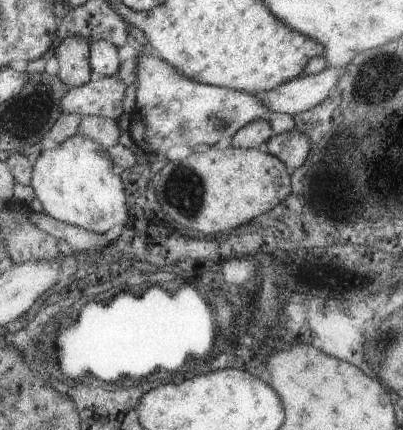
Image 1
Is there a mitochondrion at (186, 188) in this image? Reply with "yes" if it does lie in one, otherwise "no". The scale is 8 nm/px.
yes

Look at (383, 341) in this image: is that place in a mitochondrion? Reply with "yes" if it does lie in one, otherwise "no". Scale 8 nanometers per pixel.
yes

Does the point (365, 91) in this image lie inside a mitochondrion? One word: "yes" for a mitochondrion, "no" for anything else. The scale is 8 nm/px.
yes

